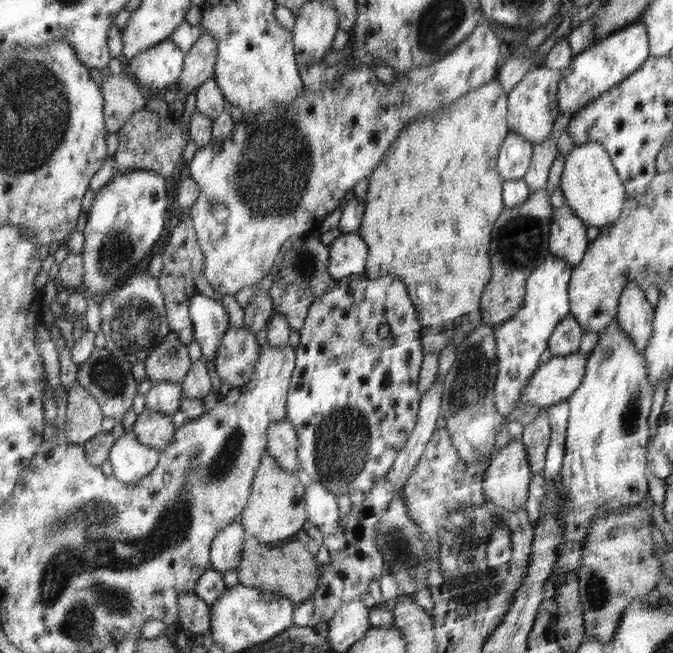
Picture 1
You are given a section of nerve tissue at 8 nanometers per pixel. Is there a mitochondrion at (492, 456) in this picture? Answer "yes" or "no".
no

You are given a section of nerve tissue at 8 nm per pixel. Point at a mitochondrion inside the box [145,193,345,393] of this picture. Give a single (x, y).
(302, 266)

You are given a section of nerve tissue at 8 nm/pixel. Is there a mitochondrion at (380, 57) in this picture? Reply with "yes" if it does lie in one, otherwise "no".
no

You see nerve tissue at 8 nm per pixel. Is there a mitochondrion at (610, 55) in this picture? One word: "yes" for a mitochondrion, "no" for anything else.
no

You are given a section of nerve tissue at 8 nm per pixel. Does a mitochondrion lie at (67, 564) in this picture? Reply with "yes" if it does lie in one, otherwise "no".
yes

